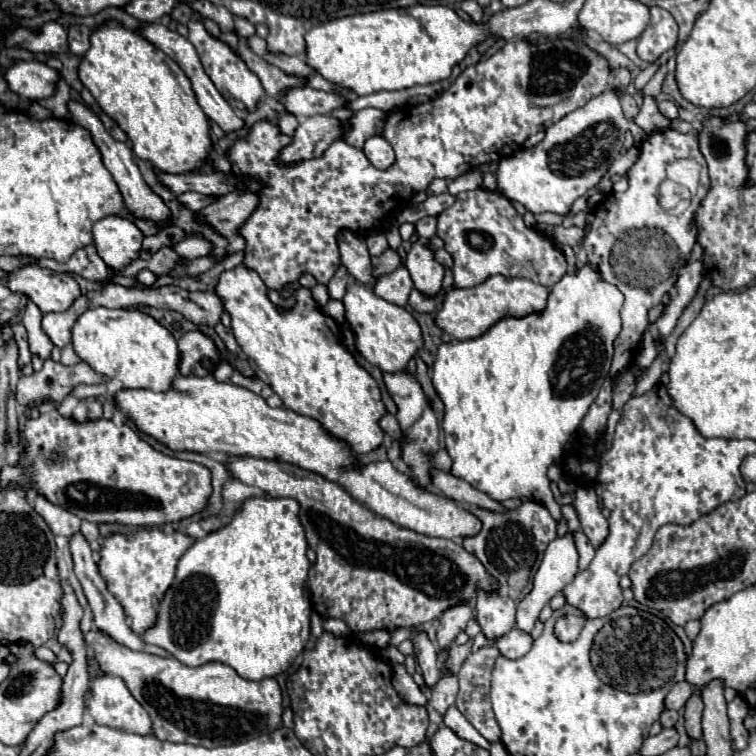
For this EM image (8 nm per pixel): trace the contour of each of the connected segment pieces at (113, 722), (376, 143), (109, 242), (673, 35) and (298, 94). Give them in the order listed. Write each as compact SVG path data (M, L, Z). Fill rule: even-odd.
M95 677L91 681L91 697L87 701L87 709L99 725L139 735L151 733L151 719L147 711L129 693L121 677Z
M375 135L375 137L367 139L367 143L365 143L365 147L363 147L363 153L367 155L367 159L369 159L377 169L389 169L389 167L395 163L393 147L391 147L381 135Z
M105 217L93 225L93 239L99 257L111 269L121 269L139 259L143 237L141 229L125 217Z
M651 7L651 23L637 39L637 55L653 63L661 53L677 45L677 23L673 15L661 7Z
M311 87L287 89L281 103L283 103L283 107L287 107L289 113L307 115L307 117L311 117L311 115L331 115L331 111L347 105L343 95L315 91Z

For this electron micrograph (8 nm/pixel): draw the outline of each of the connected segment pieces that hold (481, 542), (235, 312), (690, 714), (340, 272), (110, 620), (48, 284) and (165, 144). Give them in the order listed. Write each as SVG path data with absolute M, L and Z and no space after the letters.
M523 501L519 509L505 513L493 513L479 507L471 507L469 511L481 519L483 529L475 537L463 539L463 547L473 553L501 585L493 593L479 591L477 595L477 621L483 629L483 635L489 641L497 641L515 627L515 609L531 591L531 579L543 559L543 553L557 537L557 523L549 511L535 501Z
M237 265L235 269L223 271L219 275L213 291L221 299L223 309L231 317L231 329L235 333L239 347L243 349L243 355L259 371L263 371L267 375L271 389L281 397L281 401L287 409L293 409L299 415L317 419L333 437L347 441L353 453L365 455L383 443L385 433L379 427L379 421L387 413L387 409L381 401L381 389L375 383L375 379L345 349L341 337L325 325L325 321L333 321L333 319L329 315L325 315L321 311L321 307L315 303L311 289L299 287L293 293L295 305L291 309L283 309L283 307L277 307L275 303L271 303L271 299L267 297L267 287L255 271L249 271L245 265Z
M691 695L687 705L685 705L685 729L691 741L701 741L703 733L701 733L701 711L703 711L703 703L701 697Z
M341 265L337 271L335 271L335 275L333 275L333 279L329 281L329 295L331 295L331 299L341 299L343 295L345 295L345 287L347 287L347 283L351 281L351 275L347 273L347 269Z
M77 533L77 535L71 537L69 545L71 545L71 553L73 553L73 563L75 563L75 575L77 575L81 587L85 591L85 597L89 601L91 611L93 611L93 625L95 625L95 629L101 631L103 635L111 637L115 643L121 643L121 645L125 645L125 647L129 647L133 651L147 651L147 653L155 653L155 655L167 655L167 651L163 651L161 647L147 645L143 641L143 637L137 635L137 633L133 633L133 629L127 625L123 607L117 603L117 599L113 599L113 595L109 593L109 589L105 587L105 579L101 579L101 573L97 571L97 563L93 561L93 551L89 549L85 537L81 533Z
M37 265L21 267L3 281L11 291L27 295L43 313L67 311L81 289L69 273L57 273L51 269L41 269Z
M107 21L91 35L91 47L79 65L79 79L99 107L127 133L139 159L173 175L203 167L213 147L209 119L199 107L183 69L143 35Z

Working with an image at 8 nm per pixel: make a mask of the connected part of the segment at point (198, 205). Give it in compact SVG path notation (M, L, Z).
M189 191L189 193L179 195L179 201L181 201L187 209L201 211L201 209L205 209L209 203L215 203L215 201L217 201L217 197L211 197L211 195L201 195L201 193L193 193L193 191Z

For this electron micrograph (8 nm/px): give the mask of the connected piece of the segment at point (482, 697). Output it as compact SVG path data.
M485 645L477 653L471 653L465 663L459 669L459 695L457 695L457 709L467 717L467 721L489 741L497 743L501 739L497 719L491 709L491 699L489 699L489 683L491 683L491 669L495 659L499 657L499 649L495 645Z

